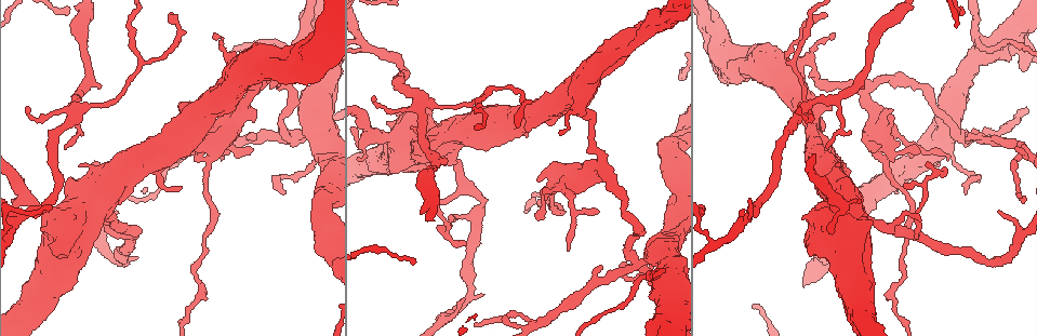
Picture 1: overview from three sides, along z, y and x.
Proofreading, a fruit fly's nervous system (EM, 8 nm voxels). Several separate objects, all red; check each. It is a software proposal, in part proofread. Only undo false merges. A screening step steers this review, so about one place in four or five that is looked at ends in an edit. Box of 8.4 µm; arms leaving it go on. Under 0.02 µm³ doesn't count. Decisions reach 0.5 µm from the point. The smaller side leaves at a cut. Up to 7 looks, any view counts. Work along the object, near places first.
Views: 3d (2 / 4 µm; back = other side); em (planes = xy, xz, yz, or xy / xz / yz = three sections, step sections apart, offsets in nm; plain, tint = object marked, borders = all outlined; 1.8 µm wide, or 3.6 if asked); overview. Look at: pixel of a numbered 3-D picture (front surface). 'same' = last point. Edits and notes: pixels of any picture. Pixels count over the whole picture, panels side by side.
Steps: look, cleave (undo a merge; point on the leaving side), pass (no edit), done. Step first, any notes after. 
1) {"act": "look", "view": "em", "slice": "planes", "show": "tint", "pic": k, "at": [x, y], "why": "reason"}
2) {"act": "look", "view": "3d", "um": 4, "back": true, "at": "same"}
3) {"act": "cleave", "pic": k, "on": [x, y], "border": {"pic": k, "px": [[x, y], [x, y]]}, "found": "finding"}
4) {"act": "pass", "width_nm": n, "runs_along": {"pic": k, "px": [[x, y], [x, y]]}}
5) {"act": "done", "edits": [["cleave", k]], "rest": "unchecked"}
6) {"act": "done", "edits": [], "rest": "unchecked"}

{"act": "look", "view": "3d", "um": 2, "pic": 1, "at": [76, 105], "why": "abrupt turn"}

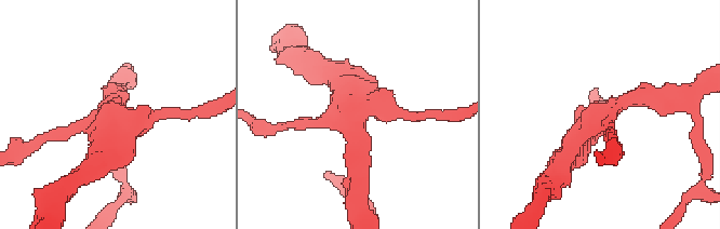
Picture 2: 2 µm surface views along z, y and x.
{"act": "look", "view": "em", "slice": "planes", "show": "plain", "pic": 2, "at": [592, 120], "why": "shape alone is not enough"}

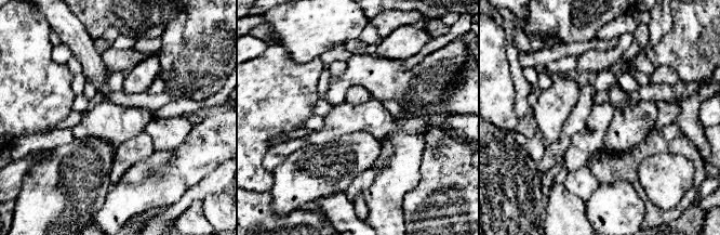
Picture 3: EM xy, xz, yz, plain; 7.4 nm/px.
{"act": "look", "view": "em", "slice": "planes", "show": "tint", "at": "same", "why": "with the object marked"}

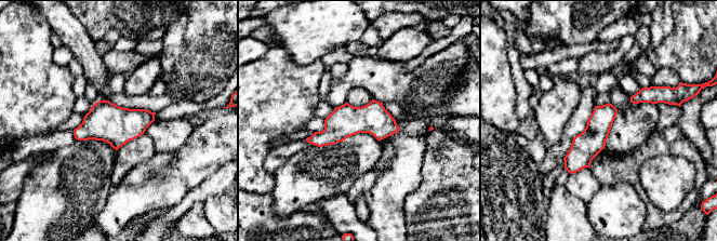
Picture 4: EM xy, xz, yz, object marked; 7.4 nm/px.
{"act": "pass", "found": "continuous, no second cell"}

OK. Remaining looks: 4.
{"act": "look", "view": "3d", "um": 4, "pic": 1, "at": [602, 157], "why": "sudden change in width"}

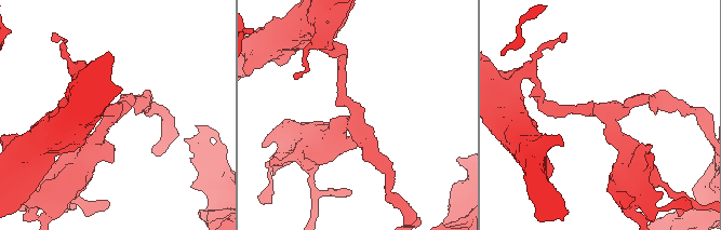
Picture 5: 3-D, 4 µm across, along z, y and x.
{"act": "look", "view": "em", "slice": "yz", "step": 16, "show": "tint", "pic": 5, "at": [113, 110], "arms": 3, "arm_widths_nm": [180, 200, 320]}

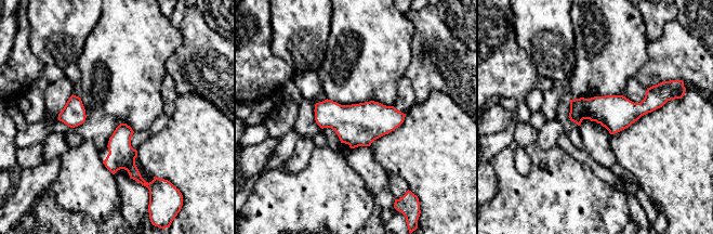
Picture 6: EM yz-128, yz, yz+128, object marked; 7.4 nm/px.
{"act": "look", "view": "em", "slice": "xz", "step": 16, "show": "tint", "at": "same"}

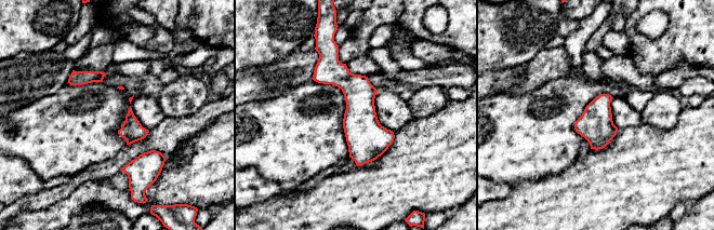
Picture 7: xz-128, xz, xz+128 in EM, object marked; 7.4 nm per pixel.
{"act": "pass", "found": "one cell here"}

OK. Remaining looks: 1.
{"act": "look", "view": "em", "slice": "planes", "show": "tint", "pic": 1, "at": [716, 48], "why": "thick turns thin"}

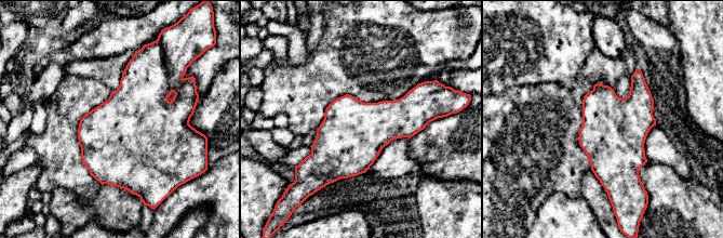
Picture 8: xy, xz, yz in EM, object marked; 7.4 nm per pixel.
{"act": "pass", "width_nm": 480, "found": "all the same cell"}

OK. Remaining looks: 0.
{"act": "done", "edits": [], "rest": "unchecked"}

